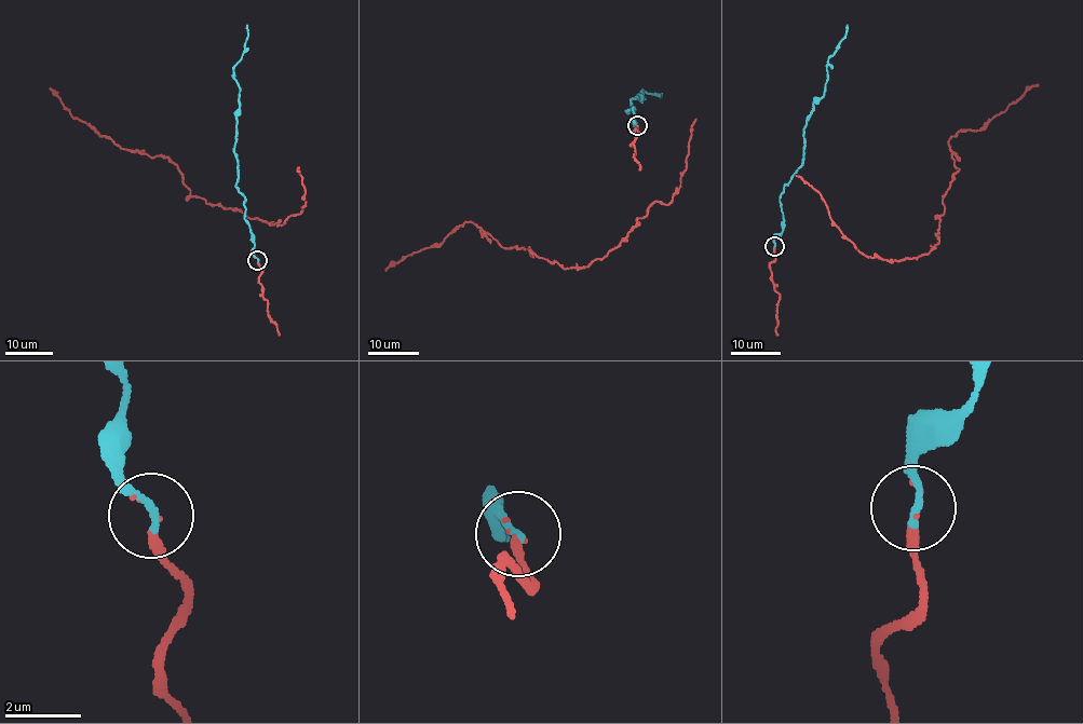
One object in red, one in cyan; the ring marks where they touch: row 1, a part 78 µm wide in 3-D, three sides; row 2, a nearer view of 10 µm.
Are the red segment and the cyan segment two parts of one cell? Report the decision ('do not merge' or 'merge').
merge

